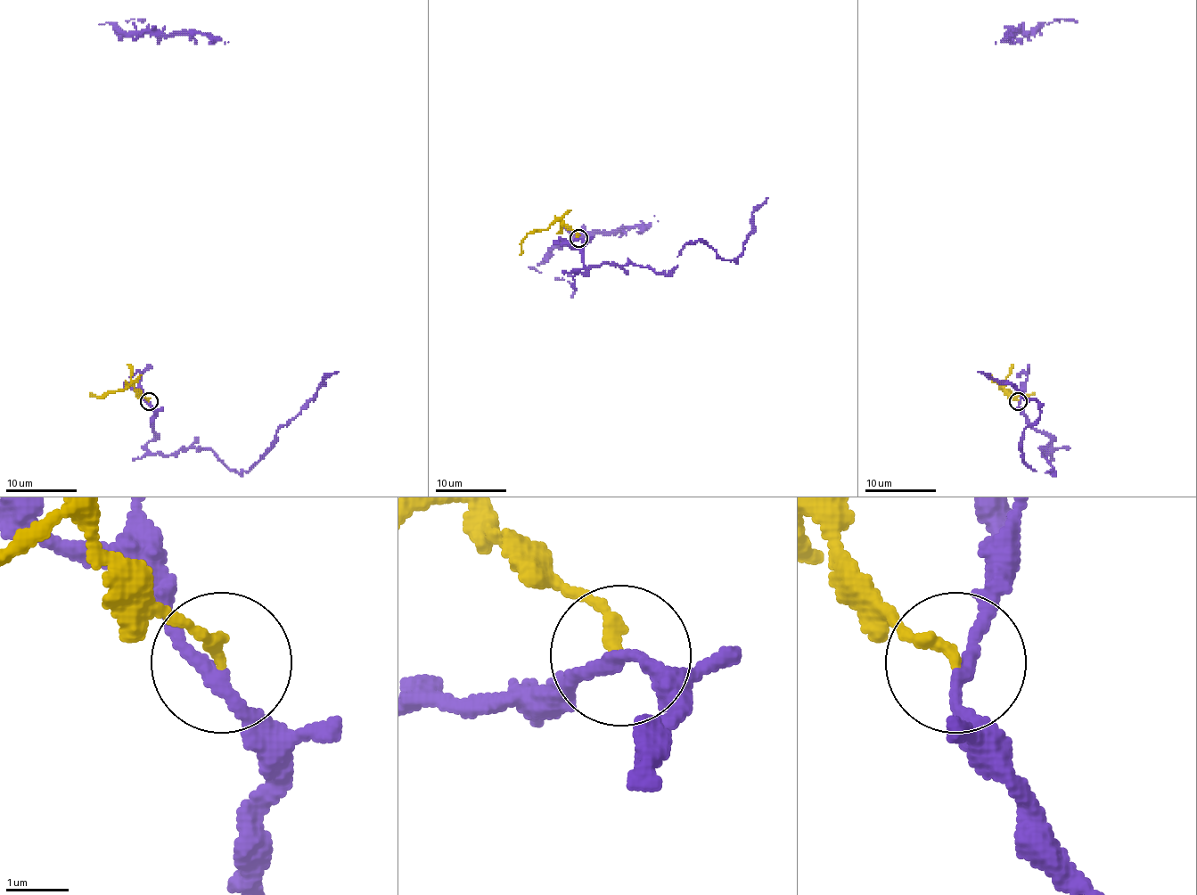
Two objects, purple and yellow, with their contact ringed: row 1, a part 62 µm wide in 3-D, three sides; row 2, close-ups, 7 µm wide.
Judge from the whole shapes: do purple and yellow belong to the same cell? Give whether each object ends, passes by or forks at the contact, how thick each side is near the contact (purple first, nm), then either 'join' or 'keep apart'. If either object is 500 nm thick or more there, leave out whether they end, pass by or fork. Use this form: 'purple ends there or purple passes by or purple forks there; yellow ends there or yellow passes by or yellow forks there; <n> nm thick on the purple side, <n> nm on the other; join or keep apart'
purple passes by; yellow ends there; 200 nm thick on the purple side, 190 nm on the other; keep apart

